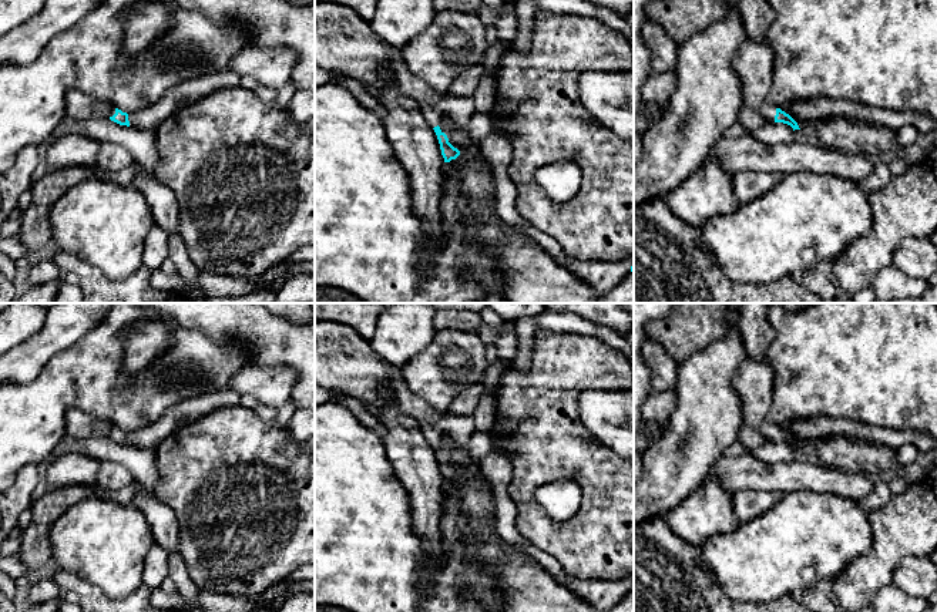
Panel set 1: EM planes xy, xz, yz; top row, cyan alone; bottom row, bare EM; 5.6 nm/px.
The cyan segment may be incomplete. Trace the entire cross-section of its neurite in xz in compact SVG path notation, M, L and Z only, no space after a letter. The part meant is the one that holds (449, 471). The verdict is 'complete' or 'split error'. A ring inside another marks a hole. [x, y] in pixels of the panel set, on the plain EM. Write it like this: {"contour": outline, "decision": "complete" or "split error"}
{"contour": "M449 414L436 424L420 424L420 430L427 444L437 454L444 481L456 478L460 474L460 470L449 461L447 454L440 448L439 444L444 433L459 443L467 441L476 431L474 420L471 416Z", "decision": "split error"}

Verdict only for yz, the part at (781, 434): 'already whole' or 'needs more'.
needs more

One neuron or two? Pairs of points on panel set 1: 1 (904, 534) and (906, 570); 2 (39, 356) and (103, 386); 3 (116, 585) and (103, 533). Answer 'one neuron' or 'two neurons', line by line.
1: two neurons
2: two neurons
3: one neuron

